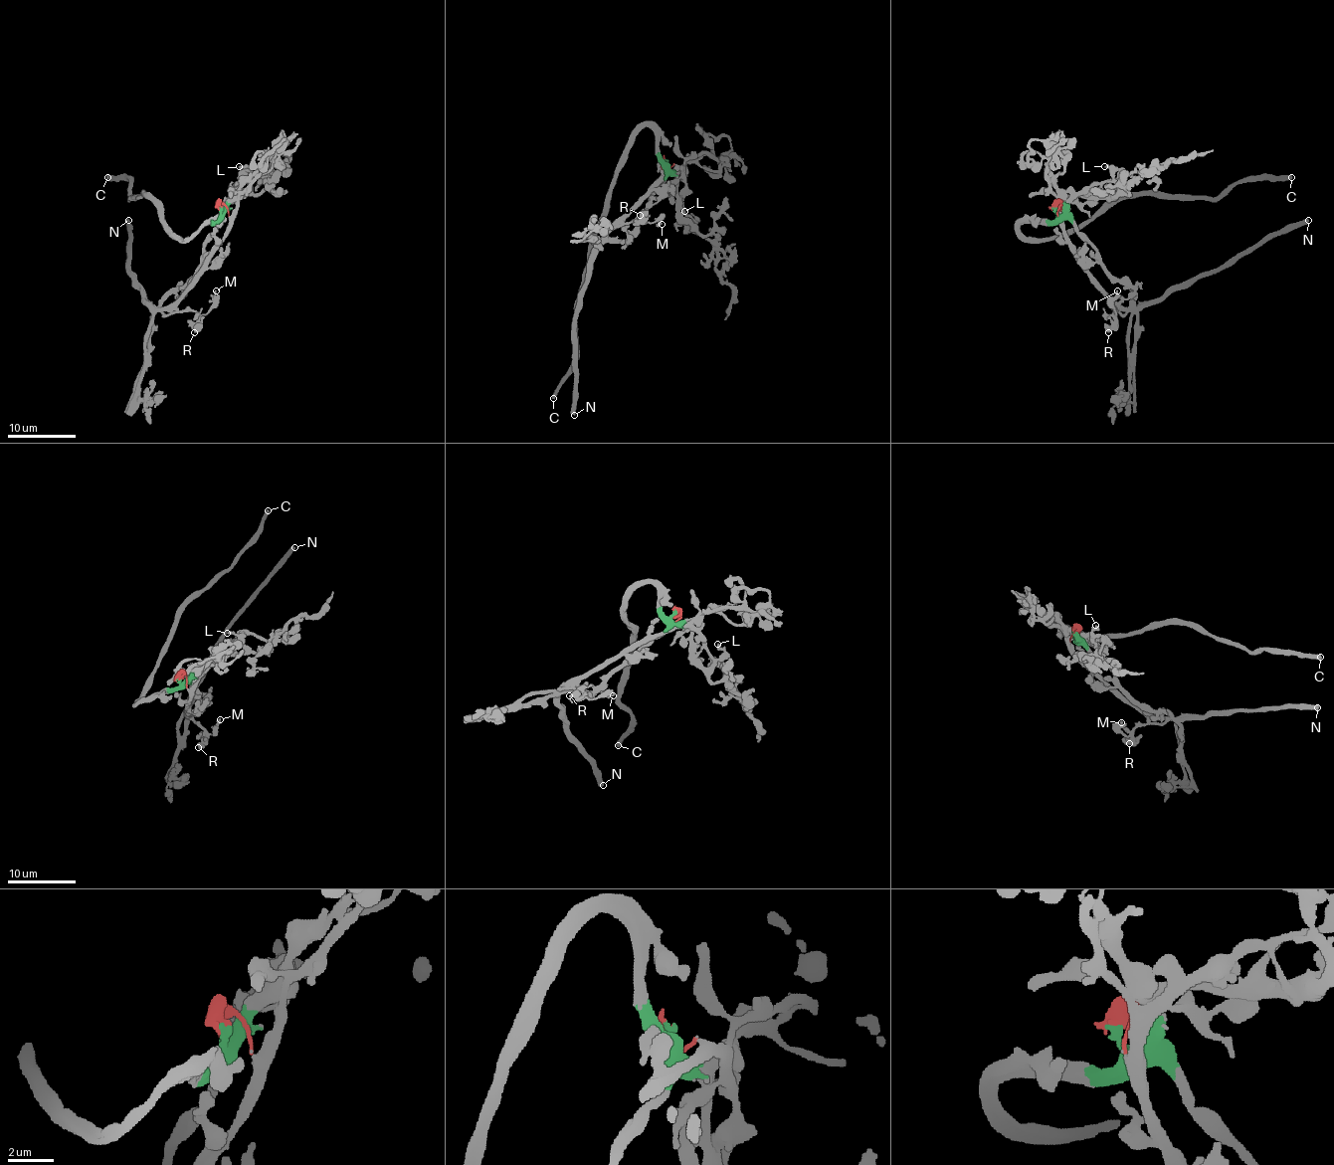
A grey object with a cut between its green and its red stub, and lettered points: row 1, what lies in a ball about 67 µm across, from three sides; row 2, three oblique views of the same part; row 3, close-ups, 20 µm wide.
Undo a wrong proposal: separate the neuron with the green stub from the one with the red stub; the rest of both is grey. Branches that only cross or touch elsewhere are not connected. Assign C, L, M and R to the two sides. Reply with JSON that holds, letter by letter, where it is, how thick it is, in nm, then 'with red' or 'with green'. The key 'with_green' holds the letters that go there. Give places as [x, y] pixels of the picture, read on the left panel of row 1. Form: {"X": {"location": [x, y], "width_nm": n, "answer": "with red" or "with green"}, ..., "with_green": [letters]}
{"C": {"location": [107, 177], "width_nm": 480, "answer": "with green"}, "L": {"location": [239, 166], "width_nm": 320, "answer": "with green"}, "M": {"location": [216, 291], "width_nm": 240, "answer": "with green"}, "R": {"location": [194, 332], "width_nm": 400, "answer": "with green"}, "with_green": ["C", "L", "M", "R"]}

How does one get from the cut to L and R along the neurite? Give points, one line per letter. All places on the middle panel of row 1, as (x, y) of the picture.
L: (665, 161), (676, 180), (678, 212), (694, 224), (695, 219), (683, 211)
R: (665, 161), (665, 178), (628, 238), (611, 240), (607, 236), (623, 224), (643, 221), (640, 214)

